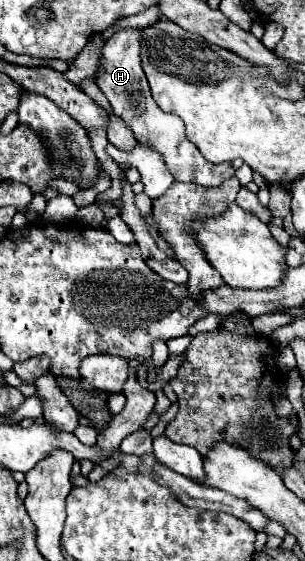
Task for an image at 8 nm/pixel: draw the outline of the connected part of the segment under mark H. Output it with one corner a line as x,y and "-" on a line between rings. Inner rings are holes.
135,28
119,30
105,42
105,46
101,50
101,60
99,60
95,80
97,80
99,90
107,96
107,100
113,108
113,114
119,116
131,128
131,132
135,134
139,144
145,144
163,156
167,170
171,172
171,176
177,182
195,182
199,186
213,188
213,186
219,186
221,182
225,182
227,178
235,176
235,168
229,162
213,164
213,162
207,162
205,158
201,158
201,152
185,136
183,120
177,114
163,112
155,104
149,84
147,84
147,78
143,76
143,70
141,70
139,30
135,30

